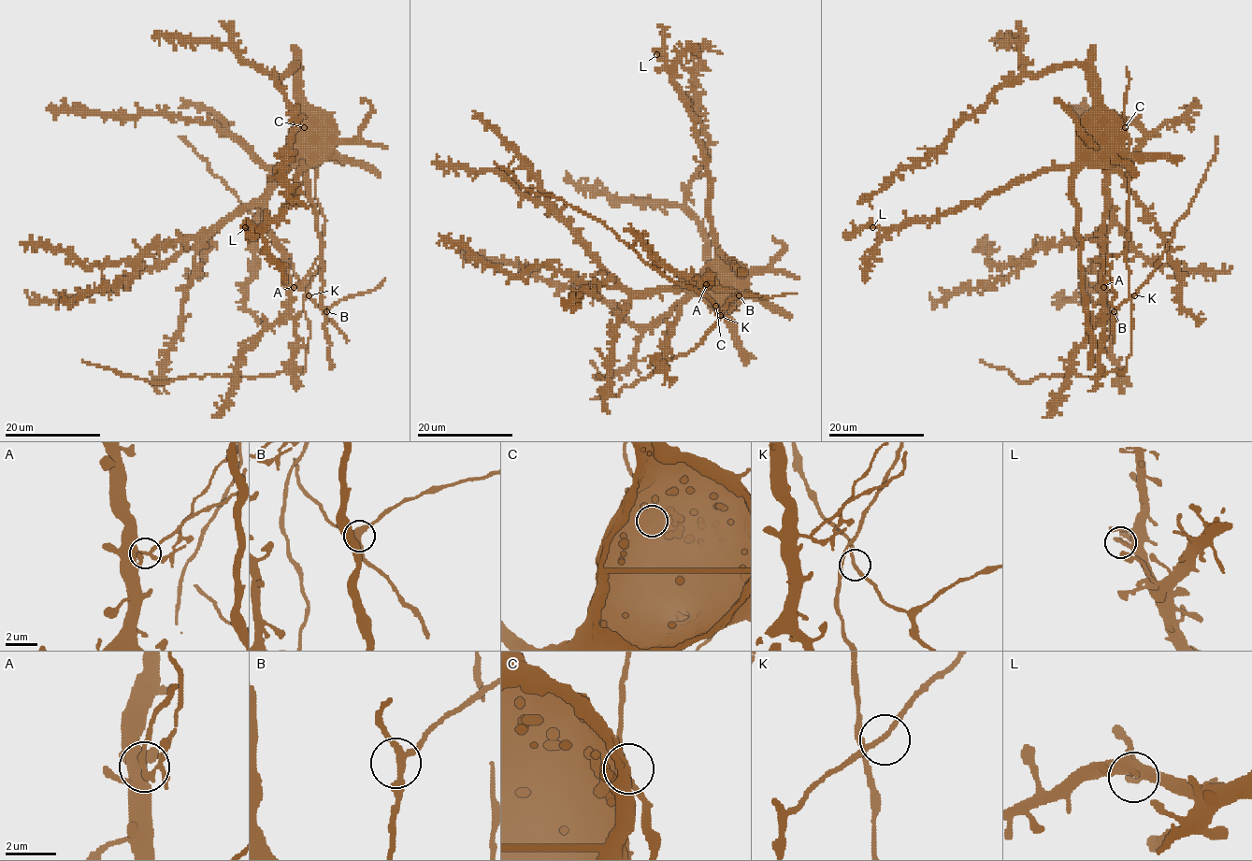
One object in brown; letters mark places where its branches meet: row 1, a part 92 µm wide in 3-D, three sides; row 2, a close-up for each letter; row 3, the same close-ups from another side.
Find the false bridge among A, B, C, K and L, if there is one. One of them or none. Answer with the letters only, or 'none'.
A

